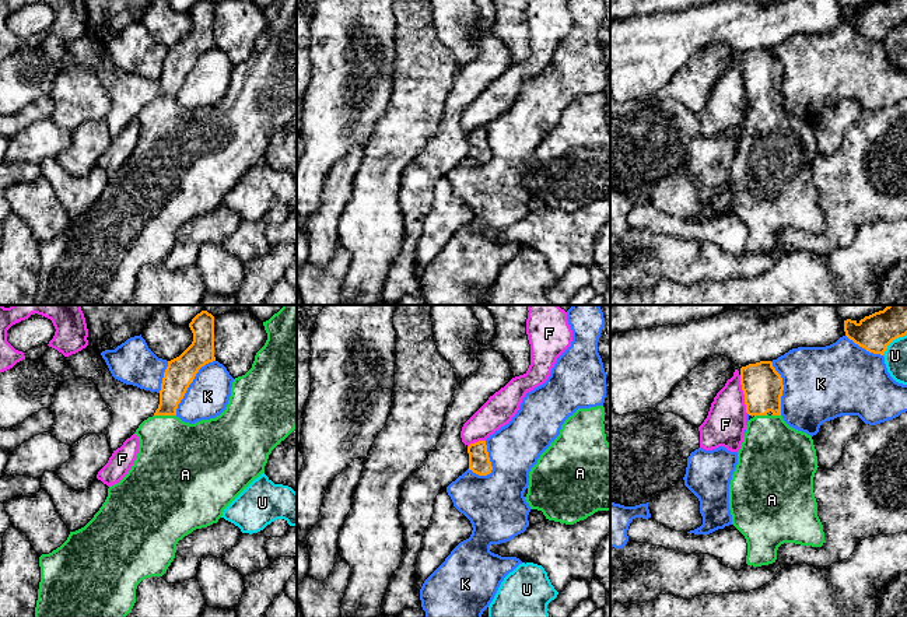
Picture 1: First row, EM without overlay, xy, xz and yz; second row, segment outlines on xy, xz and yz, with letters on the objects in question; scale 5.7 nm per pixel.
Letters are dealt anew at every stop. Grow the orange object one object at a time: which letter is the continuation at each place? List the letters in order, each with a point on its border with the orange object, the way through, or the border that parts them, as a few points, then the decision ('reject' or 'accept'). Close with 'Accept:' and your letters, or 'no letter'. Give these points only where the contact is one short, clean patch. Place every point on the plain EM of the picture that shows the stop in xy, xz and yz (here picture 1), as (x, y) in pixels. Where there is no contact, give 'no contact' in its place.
A: xy (165, 101) | accept
F: yz (743, 80) | reject
K: xy (189, 70) | reject
U: yz (892, 27) | reject
Accept: A

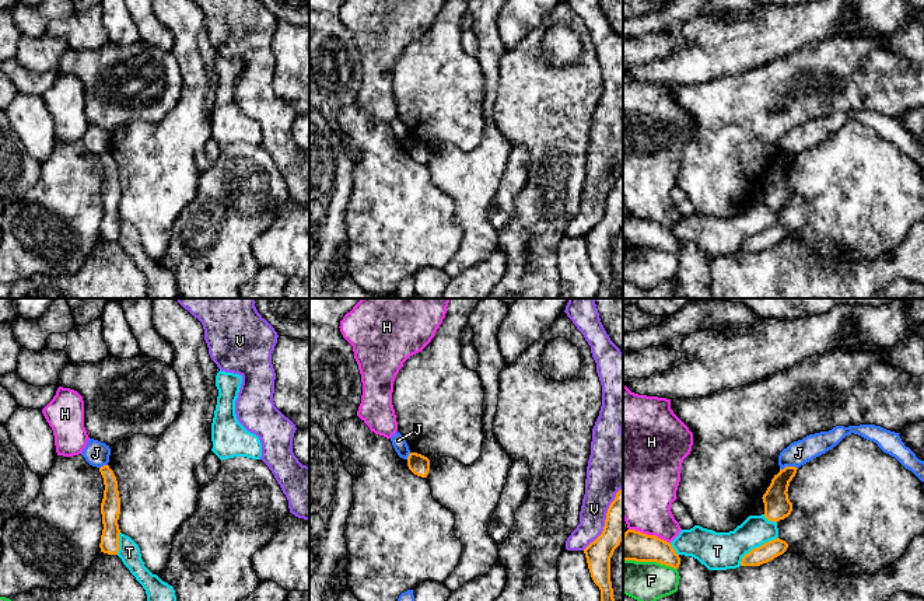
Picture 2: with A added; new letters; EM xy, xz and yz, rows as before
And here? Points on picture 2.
F: yz (650, 247) | reject
H: yz (650, 222) | reject
J: yz (788, 153) | along yz (797, 153), (780, 156) | reject
T: yz (756, 234) | reject
V: xz (606, 205) | reject
Accept: no letter

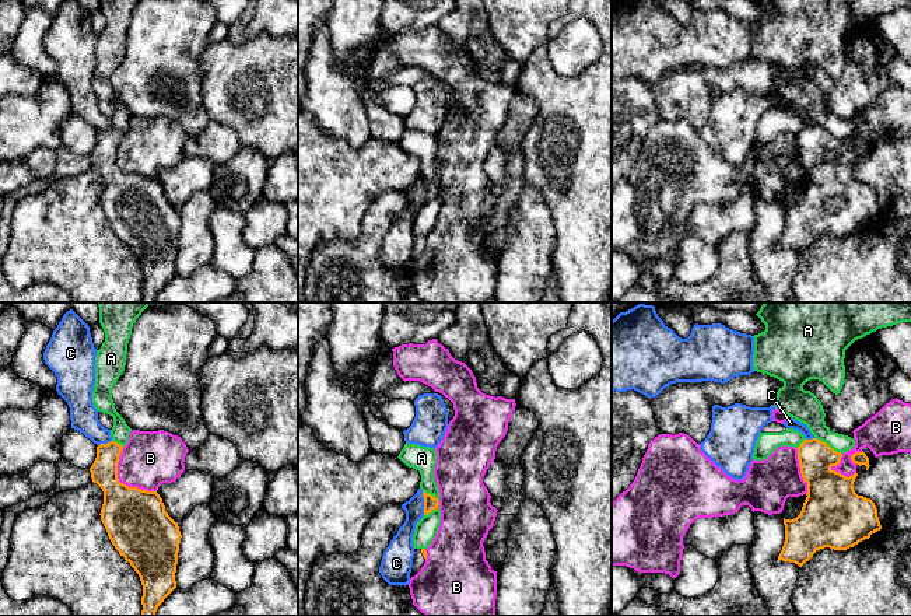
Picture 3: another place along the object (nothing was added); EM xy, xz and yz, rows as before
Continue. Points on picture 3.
A: xz (437, 188) | along xz (423, 177), (430, 179), (438, 189), (427, 202) | reject
B: xy (119, 168) | reject
C: xz (424, 189) | along xz (421, 178), (424, 200) | reject
Accept: no letter

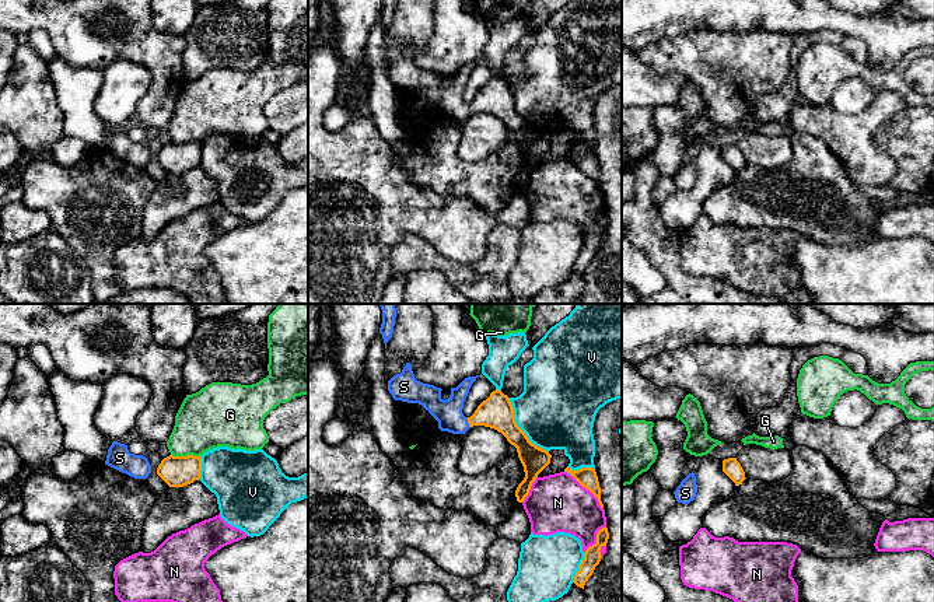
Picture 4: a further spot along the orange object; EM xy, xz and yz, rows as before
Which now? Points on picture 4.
G: xy (185, 143) | reject
N: xz (588, 175) | reject
S: xz (468, 108) | across xz (496, 98), (468, 108), (457, 108), (448, 100) | accept
V: xz (520, 115) | reject
Accept: S

